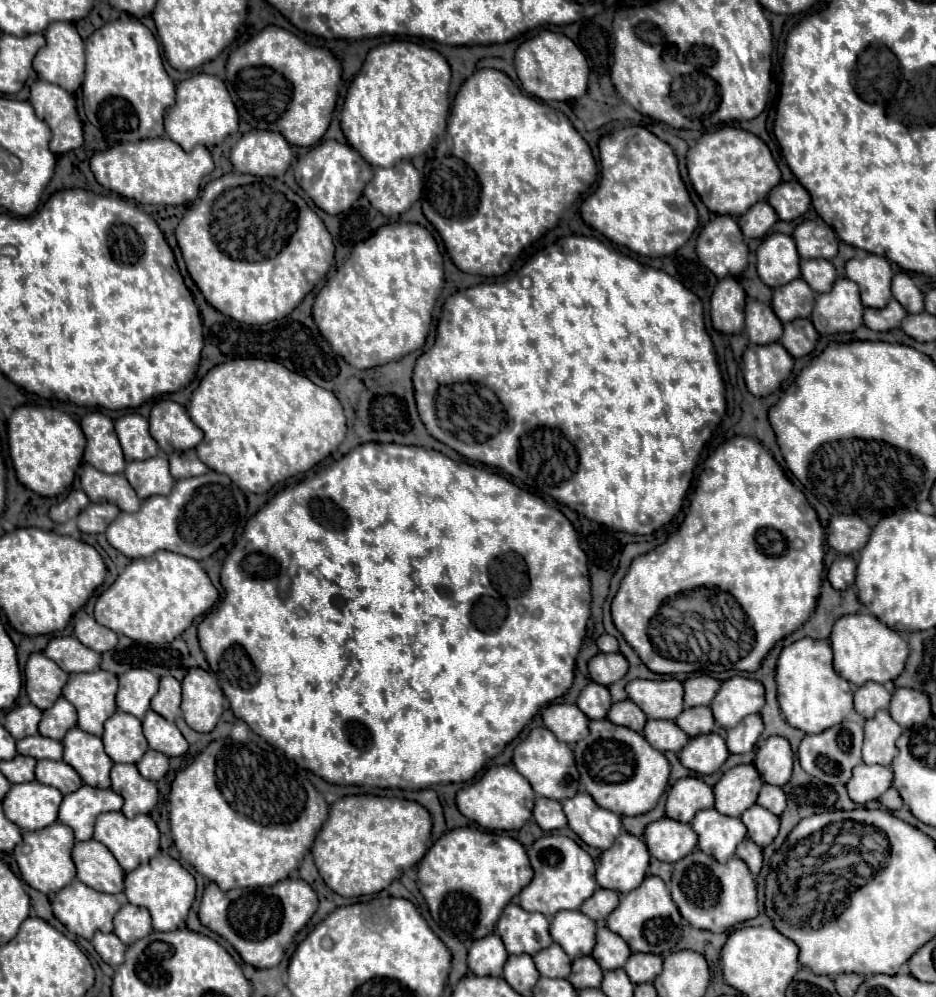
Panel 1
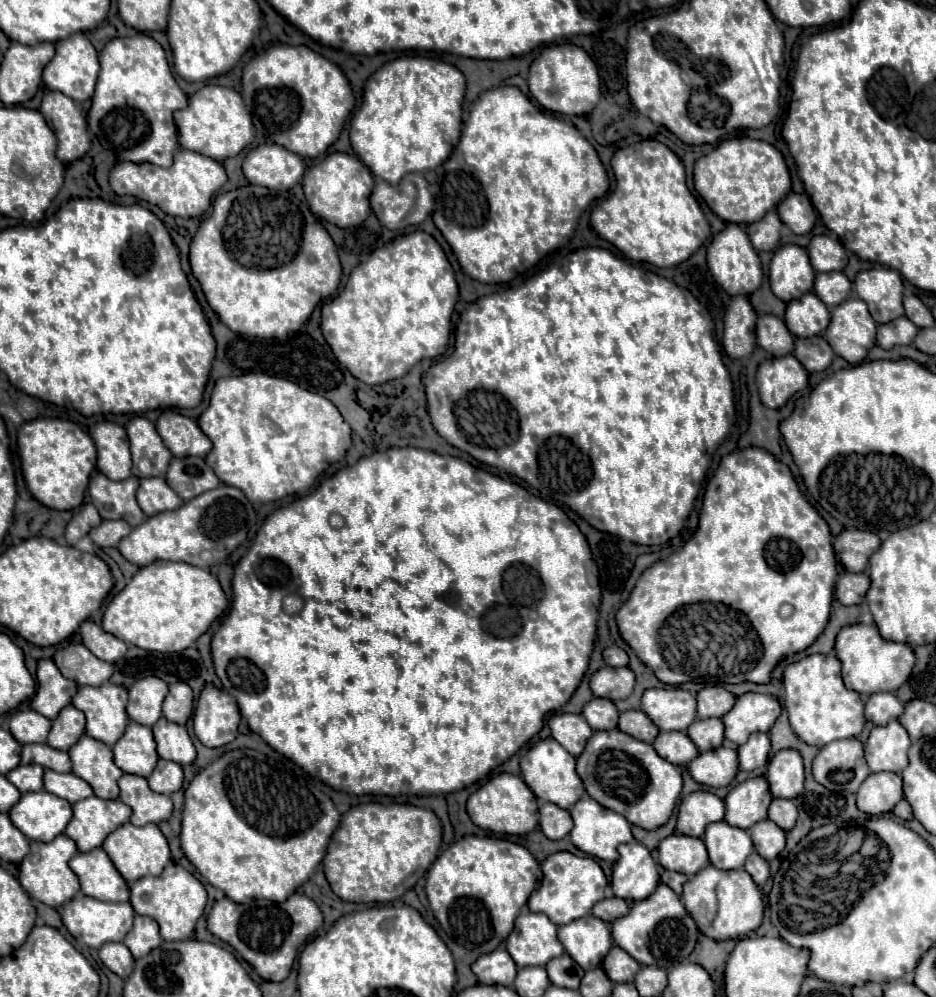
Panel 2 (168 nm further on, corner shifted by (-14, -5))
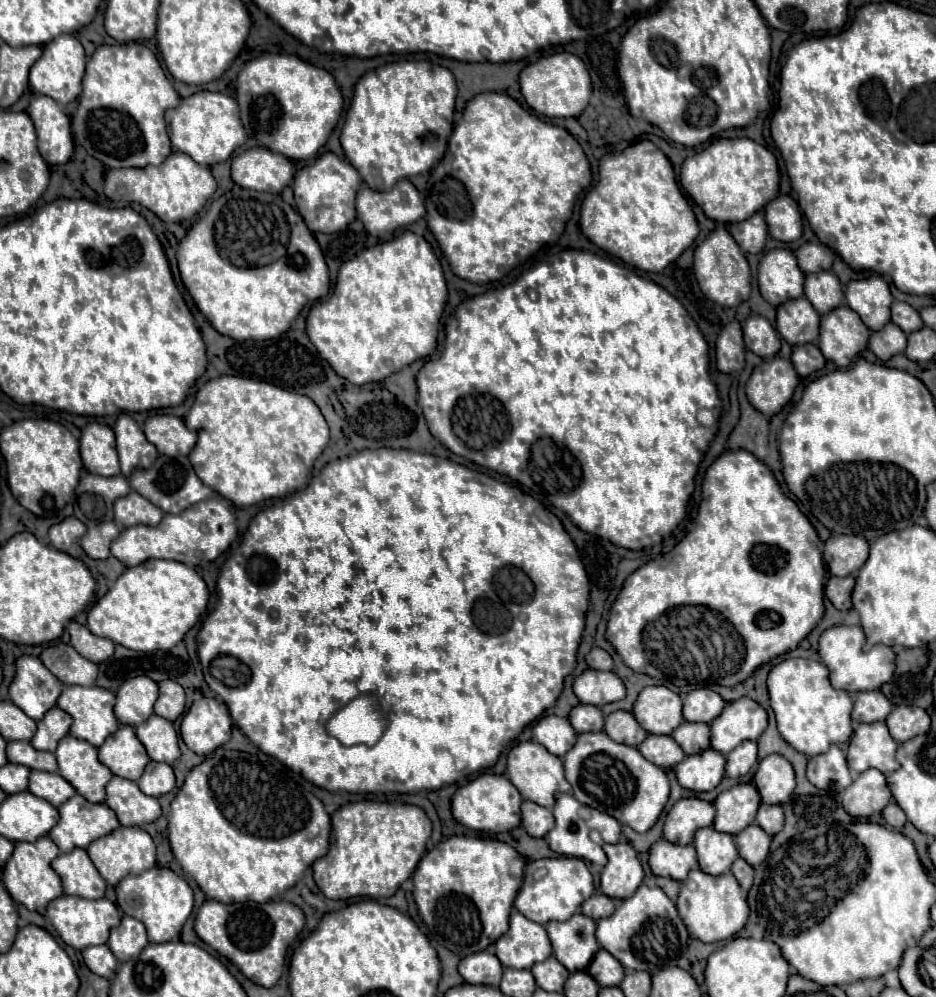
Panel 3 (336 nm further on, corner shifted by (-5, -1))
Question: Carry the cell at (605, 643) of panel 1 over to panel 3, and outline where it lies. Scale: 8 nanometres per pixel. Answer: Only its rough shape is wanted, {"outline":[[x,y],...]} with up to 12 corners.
{"outline":[[592,648],[586,662],[594,670],[612,670],[612,656]]}

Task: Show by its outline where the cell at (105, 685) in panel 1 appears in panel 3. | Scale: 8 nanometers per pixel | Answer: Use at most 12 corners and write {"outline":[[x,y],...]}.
{"outline":[[64,686],[70,734],[96,748],[118,730],[114,694]]}

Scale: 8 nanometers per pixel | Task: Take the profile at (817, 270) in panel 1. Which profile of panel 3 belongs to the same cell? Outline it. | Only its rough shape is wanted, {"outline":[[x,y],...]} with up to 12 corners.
{"outline":[[834,272],[806,276],[804,296],[818,314],[844,302]]}

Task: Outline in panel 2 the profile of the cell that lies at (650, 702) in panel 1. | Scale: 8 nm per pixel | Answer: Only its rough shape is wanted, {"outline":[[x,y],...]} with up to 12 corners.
{"outline":[[651,688],[641,710],[659,730],[685,732],[695,698],[681,688]]}

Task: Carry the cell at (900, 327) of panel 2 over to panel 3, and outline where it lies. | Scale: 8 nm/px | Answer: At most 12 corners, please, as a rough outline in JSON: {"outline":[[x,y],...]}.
{"outline":[[894,322],[872,332],[868,346],[880,360],[906,350]]}

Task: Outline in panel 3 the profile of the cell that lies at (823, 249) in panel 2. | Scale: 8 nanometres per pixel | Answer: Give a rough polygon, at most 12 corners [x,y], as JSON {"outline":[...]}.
{"outline":[[806,242],[796,250],[802,272],[830,270],[836,254]]}

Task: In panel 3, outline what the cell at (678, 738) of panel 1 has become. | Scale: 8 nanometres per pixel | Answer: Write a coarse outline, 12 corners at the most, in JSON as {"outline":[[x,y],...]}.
{"outline":[[648,734],[638,750],[660,768],[686,756],[672,736]]}

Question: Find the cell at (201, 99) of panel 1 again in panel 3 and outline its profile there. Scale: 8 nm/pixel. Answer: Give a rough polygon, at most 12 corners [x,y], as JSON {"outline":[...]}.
{"outline":[[202,90],[166,112],[172,148],[202,166],[246,140],[238,102]]}

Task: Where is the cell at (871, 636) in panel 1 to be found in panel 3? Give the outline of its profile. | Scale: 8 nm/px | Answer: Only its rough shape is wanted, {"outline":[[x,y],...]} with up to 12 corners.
{"outline":[[834,626],[818,654],[834,688],[878,690],[892,680],[890,646],[860,626]]}

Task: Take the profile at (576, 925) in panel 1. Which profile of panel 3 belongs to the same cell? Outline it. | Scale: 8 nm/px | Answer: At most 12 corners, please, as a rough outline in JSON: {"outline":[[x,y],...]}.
{"outline":[[580,912],[548,922],[554,956],[586,970],[600,950],[596,922]]}

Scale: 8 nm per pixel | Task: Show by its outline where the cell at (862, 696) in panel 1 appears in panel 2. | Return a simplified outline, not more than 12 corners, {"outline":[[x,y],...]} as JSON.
{"outline":[[891,692],[871,694],[865,718],[885,726],[903,714],[903,702]]}

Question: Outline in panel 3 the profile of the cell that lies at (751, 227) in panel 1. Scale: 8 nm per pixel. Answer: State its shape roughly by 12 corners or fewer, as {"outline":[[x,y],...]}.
{"outline":[[762,212],[728,224],[744,252],[758,254],[768,232]]}

